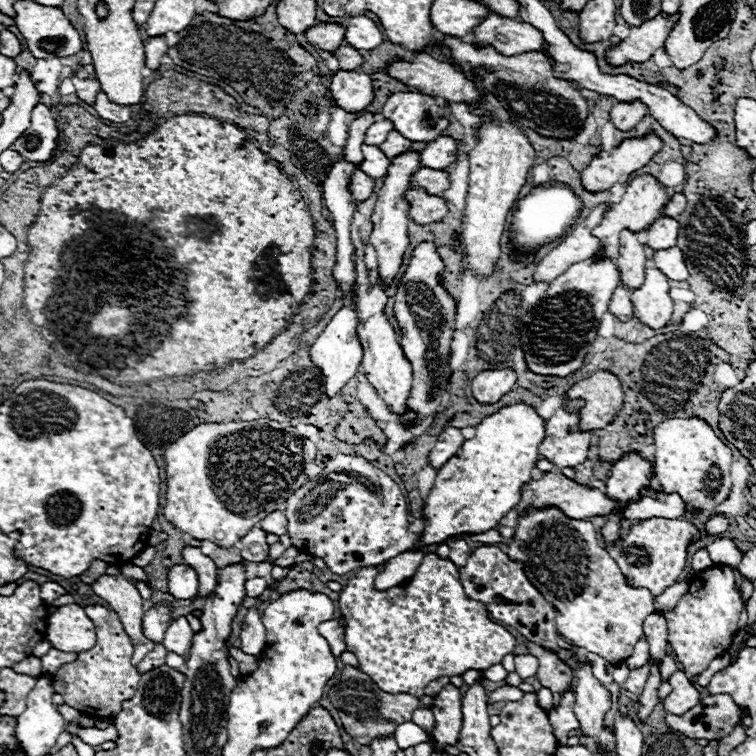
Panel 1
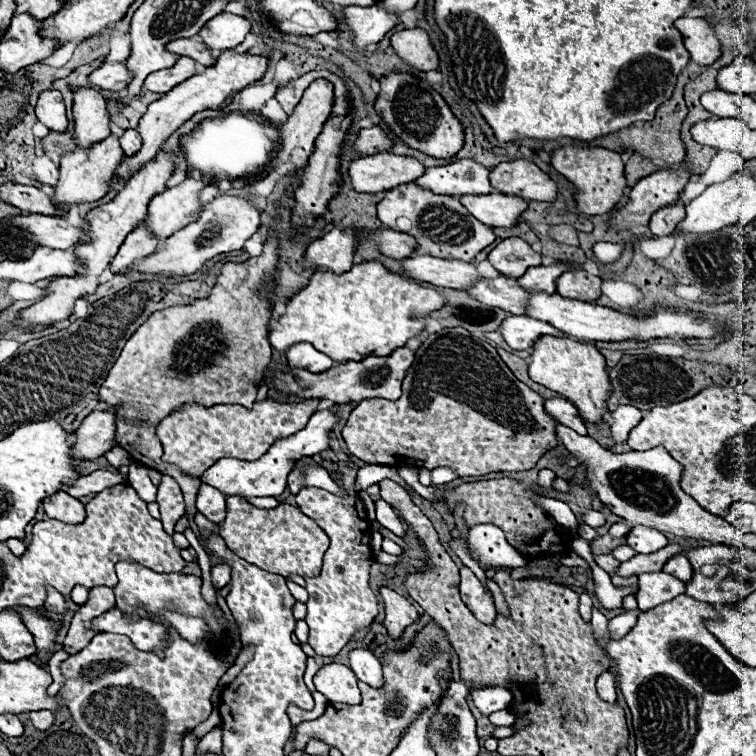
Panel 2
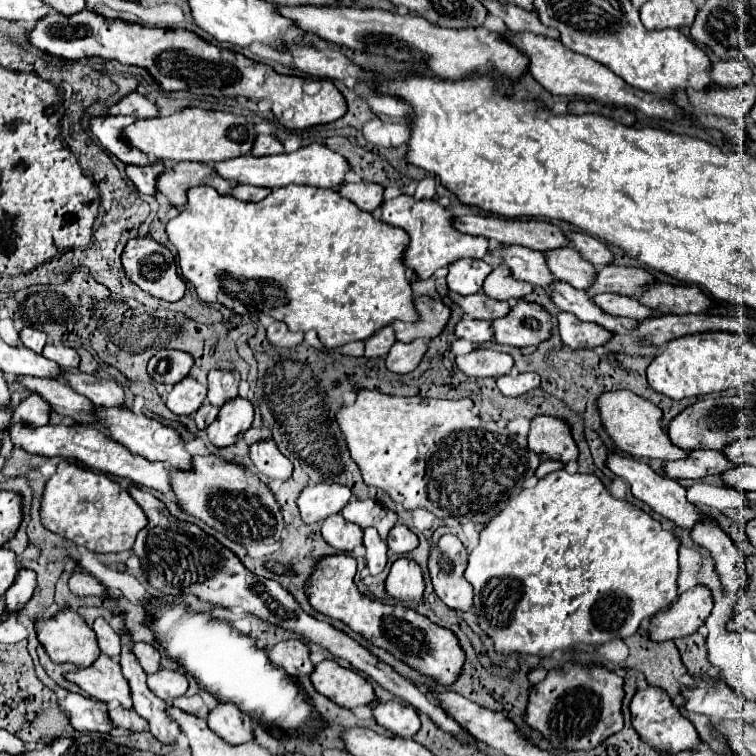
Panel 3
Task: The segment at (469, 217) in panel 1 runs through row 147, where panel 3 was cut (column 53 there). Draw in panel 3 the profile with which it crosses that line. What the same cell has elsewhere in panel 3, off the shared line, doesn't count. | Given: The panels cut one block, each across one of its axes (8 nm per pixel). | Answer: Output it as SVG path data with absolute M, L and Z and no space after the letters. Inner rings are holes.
M60 460L56 474L46 482L40 514L50 532L86 546L90 552L126 552L132 548L136 534L148 524L142 508L128 492L122 492L118 482L68 460Z

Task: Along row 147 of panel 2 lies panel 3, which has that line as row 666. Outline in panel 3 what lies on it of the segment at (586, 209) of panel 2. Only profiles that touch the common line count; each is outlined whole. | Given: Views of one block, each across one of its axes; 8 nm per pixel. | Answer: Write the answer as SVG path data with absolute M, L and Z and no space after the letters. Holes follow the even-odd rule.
M566 664L564 668L550 670L546 678L530 690L524 722L538 730L544 740L552 744L554 752L592 750L608 736L622 730L622 690L624 680L614 672L594 666L584 668L578 664Z

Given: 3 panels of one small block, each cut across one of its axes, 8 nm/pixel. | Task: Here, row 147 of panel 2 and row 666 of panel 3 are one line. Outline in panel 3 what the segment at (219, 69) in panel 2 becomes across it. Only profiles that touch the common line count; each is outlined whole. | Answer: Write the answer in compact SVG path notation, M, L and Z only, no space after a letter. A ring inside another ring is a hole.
M136 642L134 644L134 654L140 660L140 666L146 670L146 674L154 674L160 670L160 652L146 642Z

